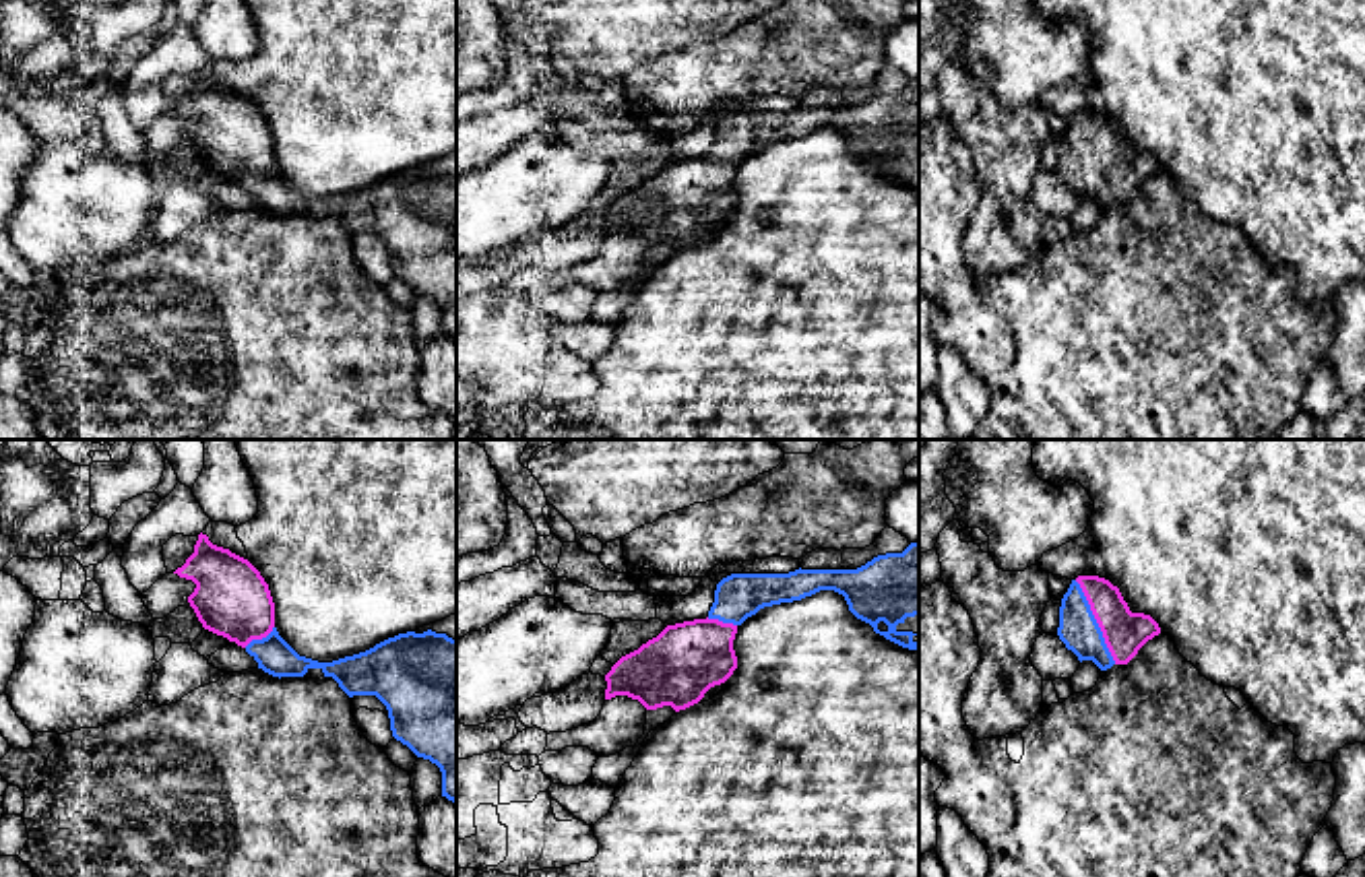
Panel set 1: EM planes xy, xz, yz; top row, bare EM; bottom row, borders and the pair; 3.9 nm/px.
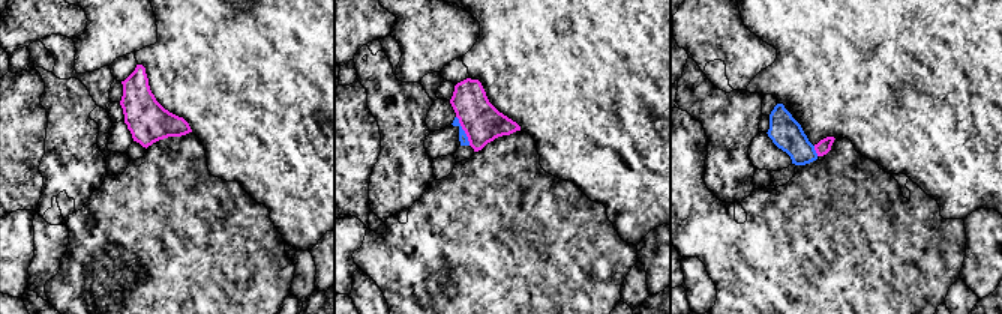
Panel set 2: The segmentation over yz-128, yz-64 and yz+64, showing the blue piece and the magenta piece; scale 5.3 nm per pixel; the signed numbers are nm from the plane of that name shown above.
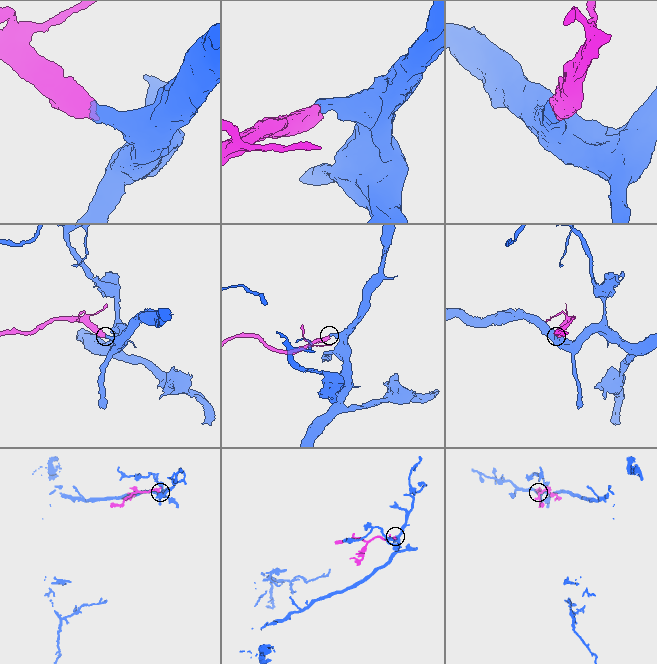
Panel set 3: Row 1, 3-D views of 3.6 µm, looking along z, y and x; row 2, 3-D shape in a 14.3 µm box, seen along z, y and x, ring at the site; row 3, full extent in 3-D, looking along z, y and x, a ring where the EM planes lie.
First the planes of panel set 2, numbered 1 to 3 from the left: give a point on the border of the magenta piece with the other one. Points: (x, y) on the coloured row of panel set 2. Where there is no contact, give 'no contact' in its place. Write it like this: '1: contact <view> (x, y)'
1: no contact
2: contact yz-64 (464, 131)
3: contact yz+64 (815, 150)

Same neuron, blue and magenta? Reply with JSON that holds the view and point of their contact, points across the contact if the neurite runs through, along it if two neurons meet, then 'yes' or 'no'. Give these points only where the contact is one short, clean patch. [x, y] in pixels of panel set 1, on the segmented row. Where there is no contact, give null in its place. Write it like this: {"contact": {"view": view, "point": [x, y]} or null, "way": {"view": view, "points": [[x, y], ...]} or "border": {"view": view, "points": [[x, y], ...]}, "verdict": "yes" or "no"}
{"contact": {"view": "yz", "point": [1095, 622]}, "way": {"view": "yz", "points": [[1078, 630], [1095, 622], [1105, 632], [1124, 632]]}, "verdict": "yes"}

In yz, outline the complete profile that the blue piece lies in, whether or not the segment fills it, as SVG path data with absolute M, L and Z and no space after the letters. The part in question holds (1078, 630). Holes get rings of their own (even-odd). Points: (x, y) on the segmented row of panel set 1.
M1078 576L1061 598L1059 640L1080 662L1092 660L1101 671L1128 664L1158 634L1158 623L1132 613L1119 588L1105 578Z

